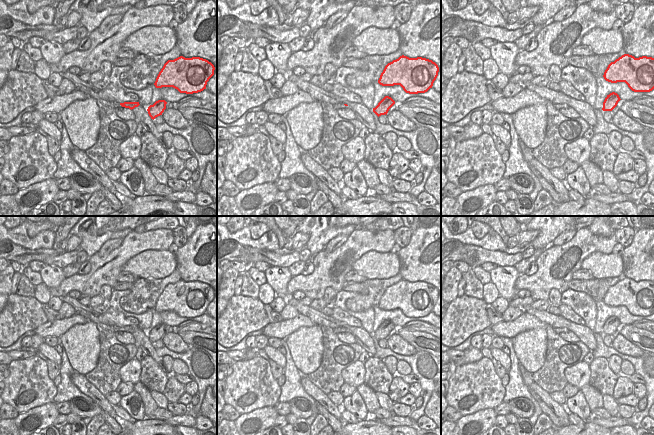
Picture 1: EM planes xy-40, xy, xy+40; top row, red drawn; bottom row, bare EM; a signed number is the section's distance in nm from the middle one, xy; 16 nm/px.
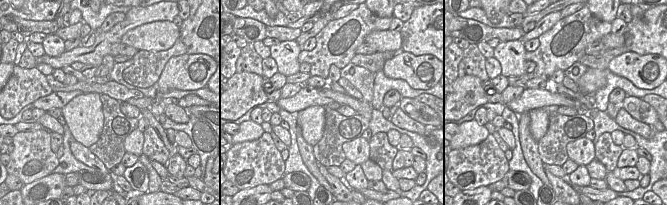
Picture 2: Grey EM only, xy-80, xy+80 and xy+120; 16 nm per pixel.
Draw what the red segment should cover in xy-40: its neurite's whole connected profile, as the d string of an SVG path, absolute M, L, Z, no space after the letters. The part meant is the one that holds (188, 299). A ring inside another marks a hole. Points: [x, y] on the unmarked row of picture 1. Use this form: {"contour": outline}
{"contour": "M180 280L164 288L154 309L156 312L173 311L180 317L198 317L206 313L214 294L214 289L206 283Z"}

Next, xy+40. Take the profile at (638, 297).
{"contour": "M624 278L608 289L603 301L611 307L625 306L634 316L650 316L654 313L654 282Z"}

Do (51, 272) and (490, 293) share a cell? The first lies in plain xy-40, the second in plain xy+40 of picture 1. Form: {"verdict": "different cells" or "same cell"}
{"verdict": "different cells"}

